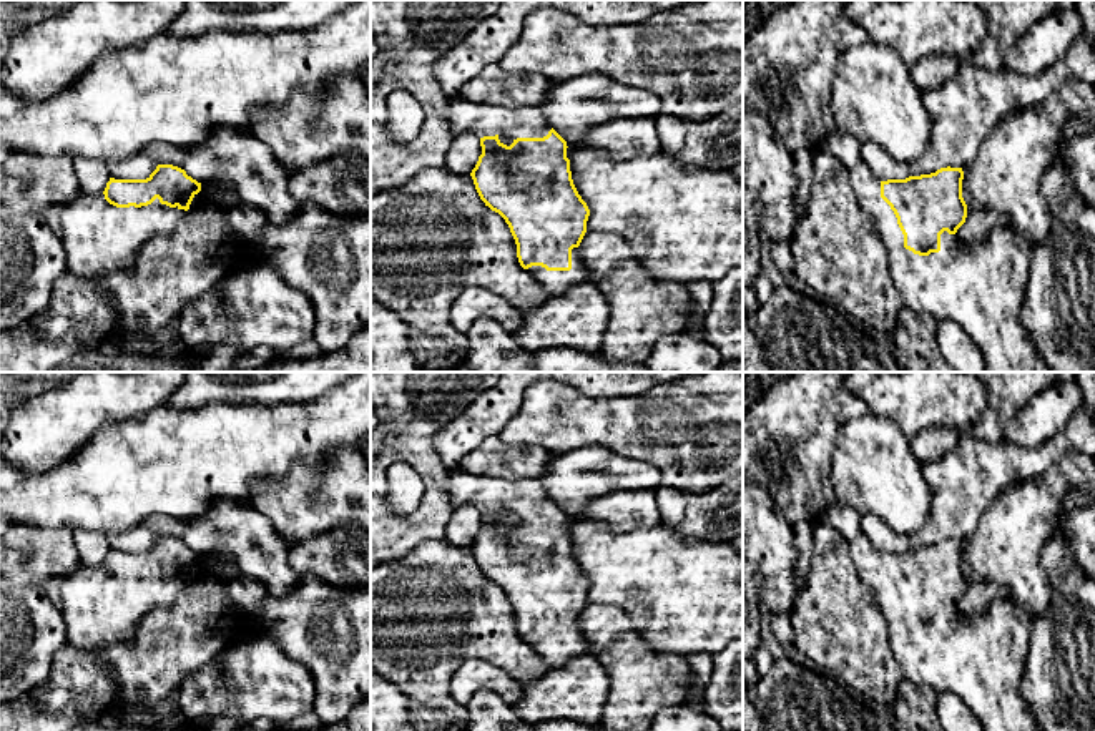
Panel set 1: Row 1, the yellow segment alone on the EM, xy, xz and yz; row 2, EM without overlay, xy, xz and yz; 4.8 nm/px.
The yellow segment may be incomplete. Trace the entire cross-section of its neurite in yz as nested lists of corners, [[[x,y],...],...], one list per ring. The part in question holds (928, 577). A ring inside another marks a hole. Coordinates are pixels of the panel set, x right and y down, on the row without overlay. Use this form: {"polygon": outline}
{"polygon": [[[864,533],[849,542],[854,568],[874,591],[887,621],[894,656],[911,683],[932,688],[939,694],[954,693],[984,731],[1040,731],[1020,691],[1034,620],[1009,598],[997,598],[982,615],[962,615],[957,608],[967,590],[962,552],[962,540],[950,538],[887,553],[879,553]]]}

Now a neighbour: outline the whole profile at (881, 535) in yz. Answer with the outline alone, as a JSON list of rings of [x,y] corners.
[[[1082,407],[1043,444],[1022,449],[1010,442],[985,442],[960,432],[957,447],[922,465],[932,487],[932,510],[912,535],[894,532],[876,515],[861,518],[861,532],[879,553],[906,552],[940,540],[974,535],[989,505],[1010,485],[1027,482],[1055,467],[1068,452],[1095,457],[1095,417]]]

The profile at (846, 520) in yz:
[[[836,503],[819,520],[829,523],[841,537],[851,542],[862,533],[861,518],[861,513],[854,507]]]

